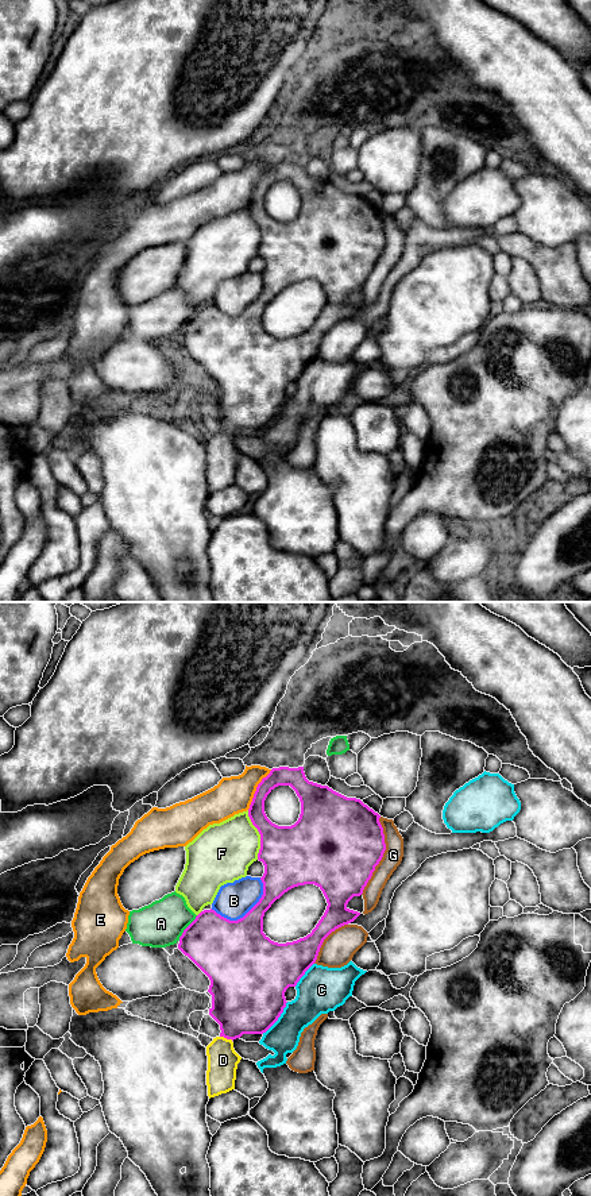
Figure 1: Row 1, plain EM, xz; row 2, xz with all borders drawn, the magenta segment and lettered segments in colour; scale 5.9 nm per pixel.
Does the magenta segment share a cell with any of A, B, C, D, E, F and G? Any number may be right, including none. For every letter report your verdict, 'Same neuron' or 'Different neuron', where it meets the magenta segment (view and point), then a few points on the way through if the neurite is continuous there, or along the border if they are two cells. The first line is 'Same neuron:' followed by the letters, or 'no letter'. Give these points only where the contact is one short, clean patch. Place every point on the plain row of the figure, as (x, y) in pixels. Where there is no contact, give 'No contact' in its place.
Same neuron: D
A: Different neuron. Touches magenta at xz (186, 323)
B: Different neuron. Touches magenta at xz (247, 308)
C: Different neuron. Touches magenta at xz (278, 412)
D: Same neuron. Touches magenta at xz (227, 433). Path across: xz (244, 396), (238, 404), (227, 433), (223, 439), (223, 455)
E: Different neuron. Touches magenta at xz (257, 185)
F: Different neuron. Touches magenta at xz (259, 228)
G: Different neuron. Touches magenta at xz (382, 251)

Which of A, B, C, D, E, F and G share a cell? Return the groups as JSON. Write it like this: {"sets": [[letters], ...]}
{"sets": [["A"], ["B"], ["C"], ["D"], ["E"], ["F"], ["G"]]}

